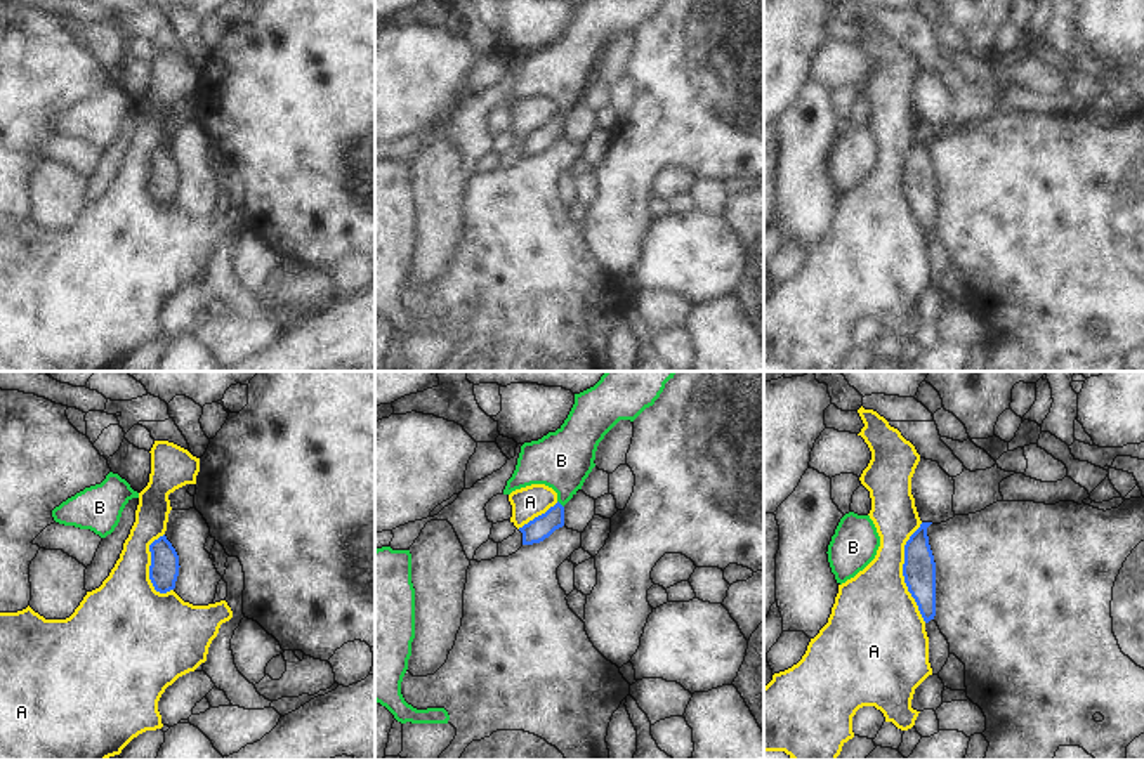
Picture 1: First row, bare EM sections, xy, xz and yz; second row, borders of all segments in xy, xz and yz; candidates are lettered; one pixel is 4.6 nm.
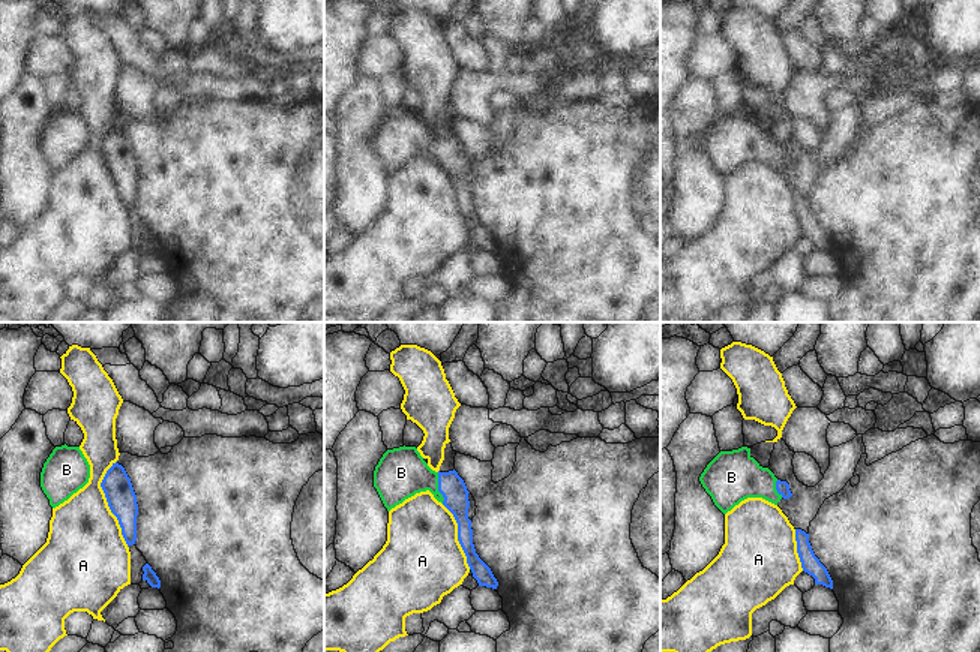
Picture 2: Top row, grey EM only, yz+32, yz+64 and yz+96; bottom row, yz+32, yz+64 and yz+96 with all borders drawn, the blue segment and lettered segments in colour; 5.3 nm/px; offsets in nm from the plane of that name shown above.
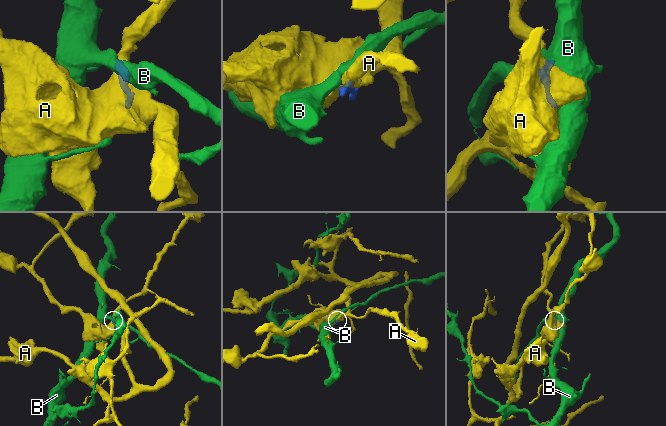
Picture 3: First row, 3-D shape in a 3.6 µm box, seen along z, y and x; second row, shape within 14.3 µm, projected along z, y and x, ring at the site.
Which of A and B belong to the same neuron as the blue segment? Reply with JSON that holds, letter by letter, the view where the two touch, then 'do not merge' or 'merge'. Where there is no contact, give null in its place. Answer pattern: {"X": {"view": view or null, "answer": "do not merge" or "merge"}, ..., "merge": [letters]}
{"A": {"view": "yz", "answer": "do not merge"}, "B": {"view": "xz", "answer": "merge"}, "merge": ["B"]}

